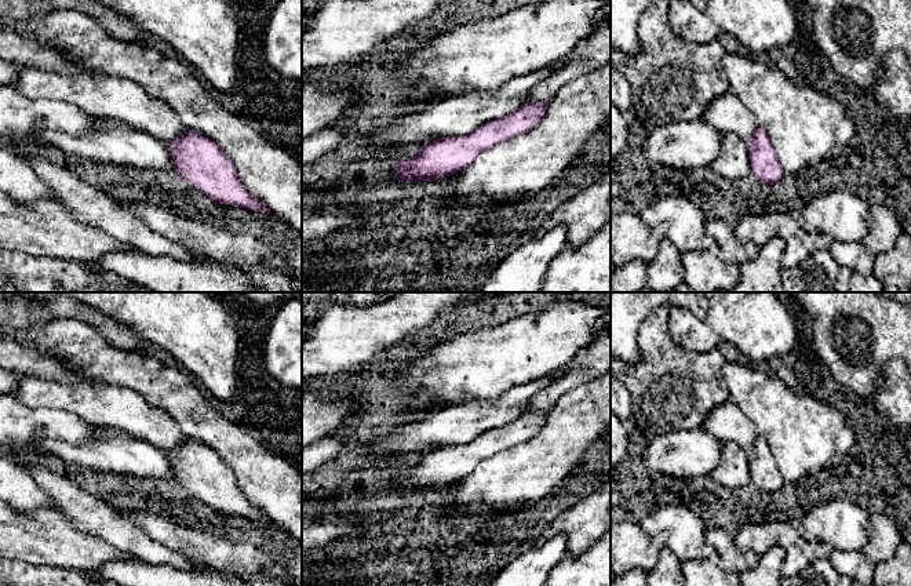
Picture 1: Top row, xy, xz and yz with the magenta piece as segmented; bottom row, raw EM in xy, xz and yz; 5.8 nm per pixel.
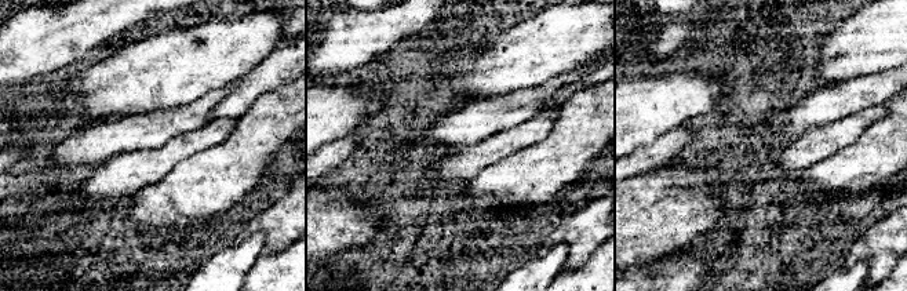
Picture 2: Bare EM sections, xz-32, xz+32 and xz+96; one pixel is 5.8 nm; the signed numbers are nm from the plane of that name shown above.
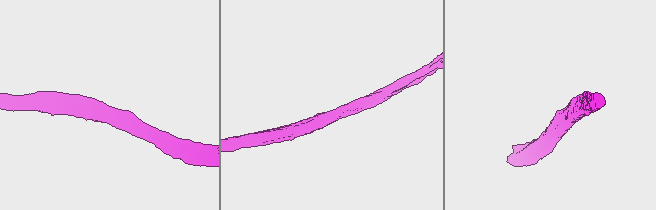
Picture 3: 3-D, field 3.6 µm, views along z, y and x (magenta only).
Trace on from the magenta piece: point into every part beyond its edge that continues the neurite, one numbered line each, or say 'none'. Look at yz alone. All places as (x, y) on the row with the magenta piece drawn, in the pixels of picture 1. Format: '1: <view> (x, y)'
none

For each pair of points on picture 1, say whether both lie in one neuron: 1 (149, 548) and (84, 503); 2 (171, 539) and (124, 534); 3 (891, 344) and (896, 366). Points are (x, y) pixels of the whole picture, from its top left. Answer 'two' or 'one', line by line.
1: one
2: two
3: two

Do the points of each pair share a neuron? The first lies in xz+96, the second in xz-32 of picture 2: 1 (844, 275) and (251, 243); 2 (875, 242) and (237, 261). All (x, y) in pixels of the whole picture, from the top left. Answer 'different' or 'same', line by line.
1: same
2: different

